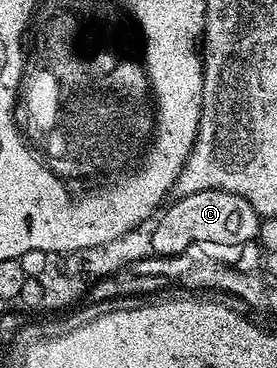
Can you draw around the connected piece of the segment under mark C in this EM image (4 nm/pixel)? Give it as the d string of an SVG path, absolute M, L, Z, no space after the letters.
M205 190L184 194L175 199L174 203L171 201L157 215L158 223L150 234L150 246L154 249L151 251L157 257L174 257L185 249L197 247L197 242L211 242L214 248L222 245L245 247L248 242L253 243L257 239L260 216L252 208L252 204L248 204L244 196L236 196L236 192Z

